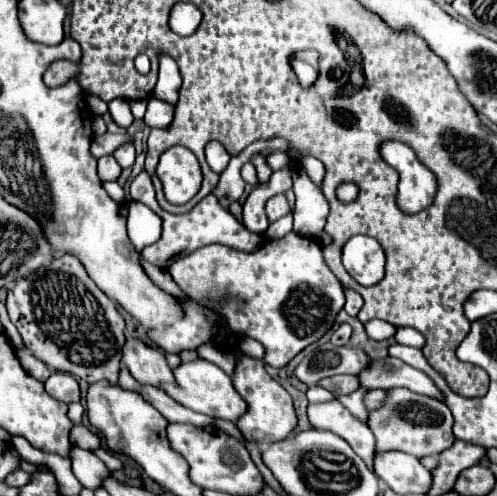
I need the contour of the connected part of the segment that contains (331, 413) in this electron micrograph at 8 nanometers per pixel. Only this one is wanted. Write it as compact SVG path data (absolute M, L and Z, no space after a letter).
M338 399L318 405L308 405L308 419L312 427L332 431L346 439L350 447L362 457L362 461L372 469L372 453L374 453L374 435L366 423L358 421L340 405Z

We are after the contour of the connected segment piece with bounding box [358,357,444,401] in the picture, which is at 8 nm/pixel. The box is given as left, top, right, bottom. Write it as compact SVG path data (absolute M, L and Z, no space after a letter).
M394 357L372 361L372 365L368 369L364 369L358 377L360 377L360 383L368 389L406 387L414 393L422 393L422 395L444 401L444 395L440 393L440 389L434 385L434 381L426 373L422 373Z

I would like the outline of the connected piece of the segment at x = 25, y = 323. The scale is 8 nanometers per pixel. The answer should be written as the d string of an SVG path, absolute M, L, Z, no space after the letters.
M62 255L54 259L44 271L34 273L32 279L22 279L14 289L8 291L6 309L10 321L20 331L26 349L34 357L44 361L48 367L72 373L74 377L84 379L86 383L98 383L98 381L108 381L110 385L116 383L122 359L122 345L124 345L124 319L118 313L116 305L88 277L78 257Z

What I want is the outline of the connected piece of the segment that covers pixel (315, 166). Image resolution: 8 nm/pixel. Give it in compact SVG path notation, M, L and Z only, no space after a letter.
M288 149L296 159L300 159L302 161L302 165L306 167L306 171L308 171L308 175L310 175L310 179L316 183L316 185L320 185L322 183L322 177L324 177L324 171L322 171L322 163L316 159L316 157L312 157L312 155L298 155L294 149Z

